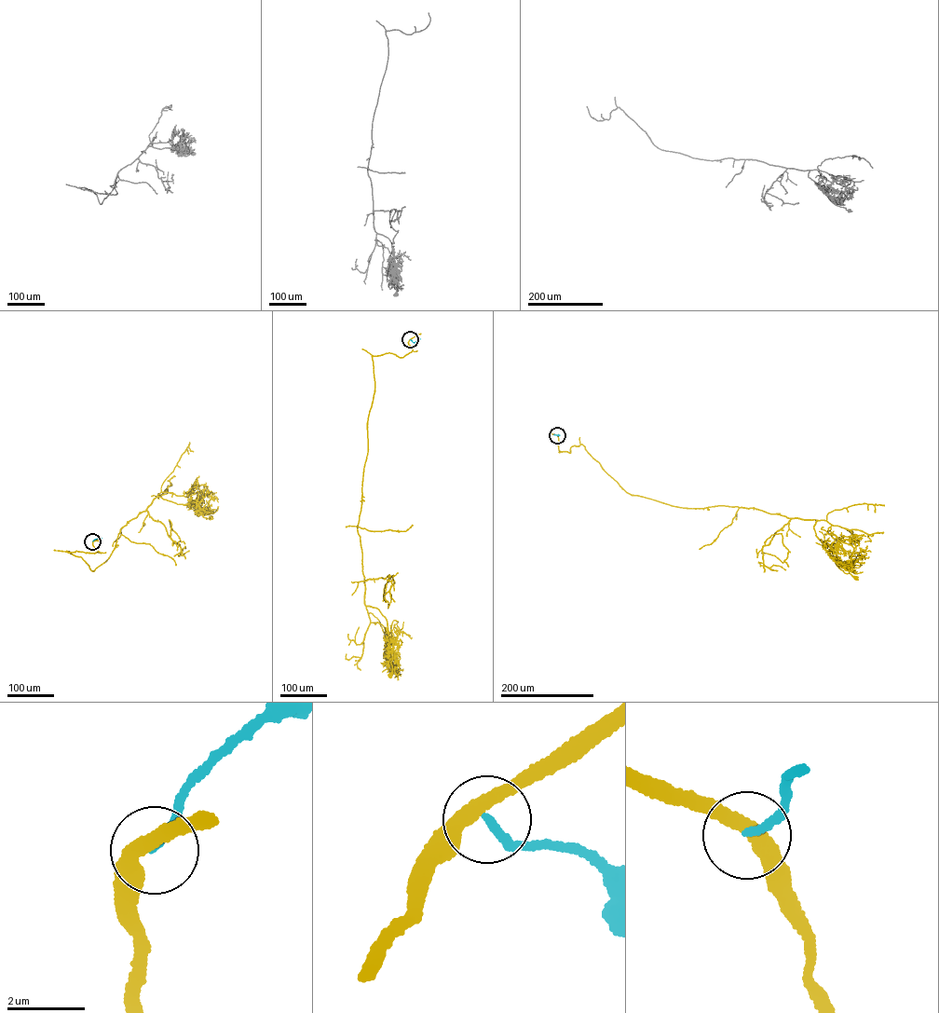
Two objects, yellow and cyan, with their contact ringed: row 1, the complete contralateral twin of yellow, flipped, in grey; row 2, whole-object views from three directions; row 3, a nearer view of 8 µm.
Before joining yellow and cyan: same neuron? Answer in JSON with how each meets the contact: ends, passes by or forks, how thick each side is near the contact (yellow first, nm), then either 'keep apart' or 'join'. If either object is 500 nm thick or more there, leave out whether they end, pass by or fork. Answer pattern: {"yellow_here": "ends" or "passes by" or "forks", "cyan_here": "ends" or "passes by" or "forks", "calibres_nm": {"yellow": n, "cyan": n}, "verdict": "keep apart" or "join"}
{"yellow_here": "passes by", "cyan_here": "ends", "calibres_nm": {"yellow": 360, "cyan": 200}, "verdict": "keep apart"}

